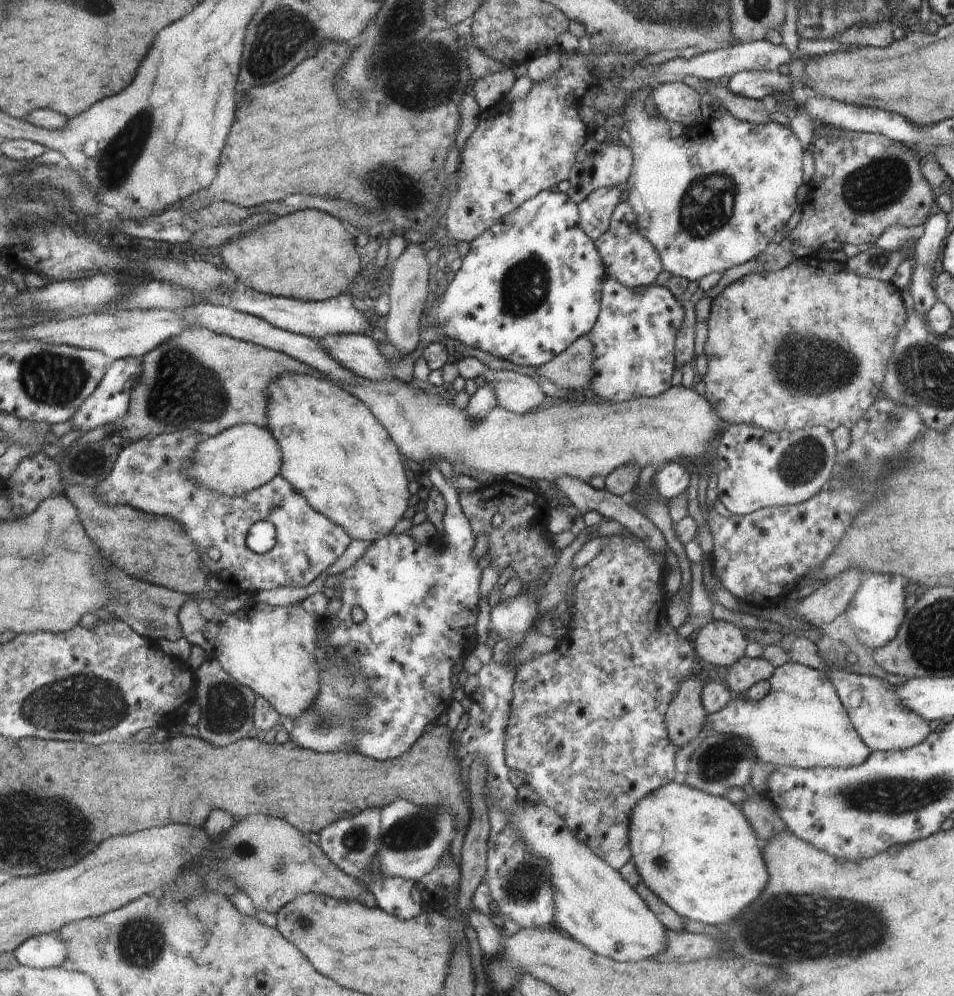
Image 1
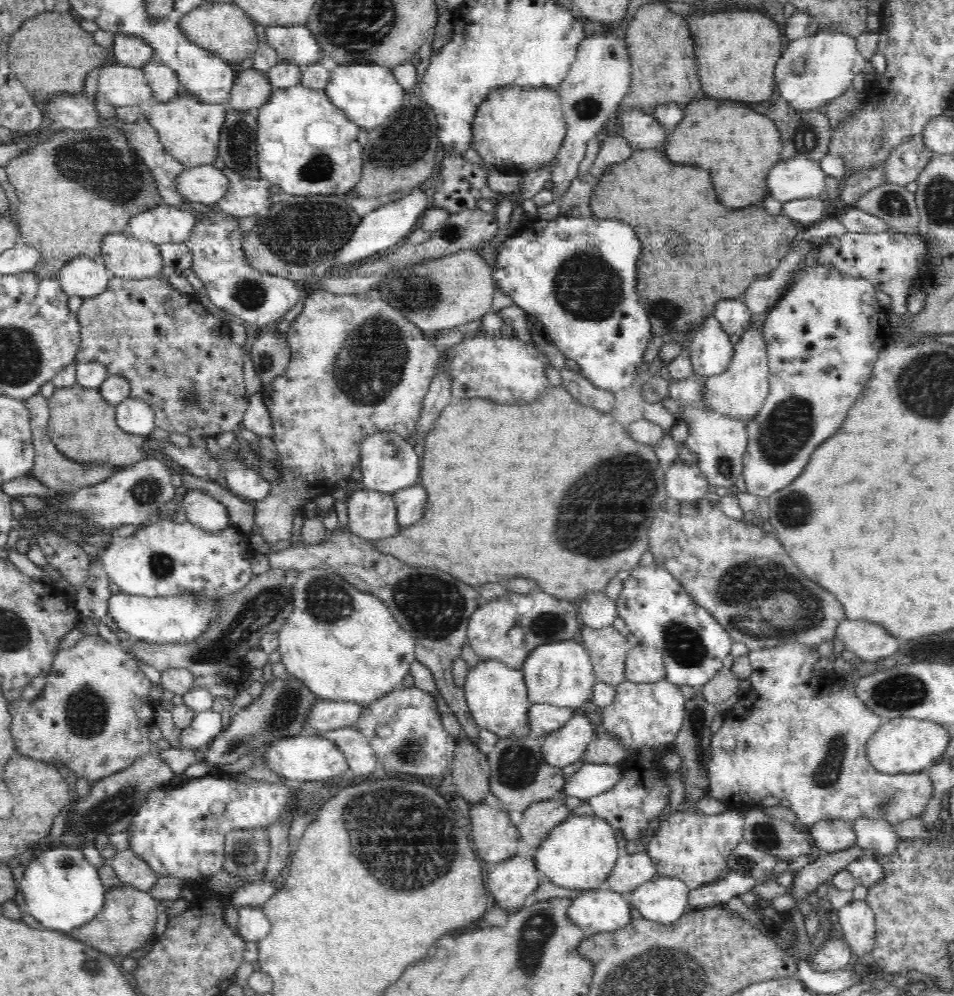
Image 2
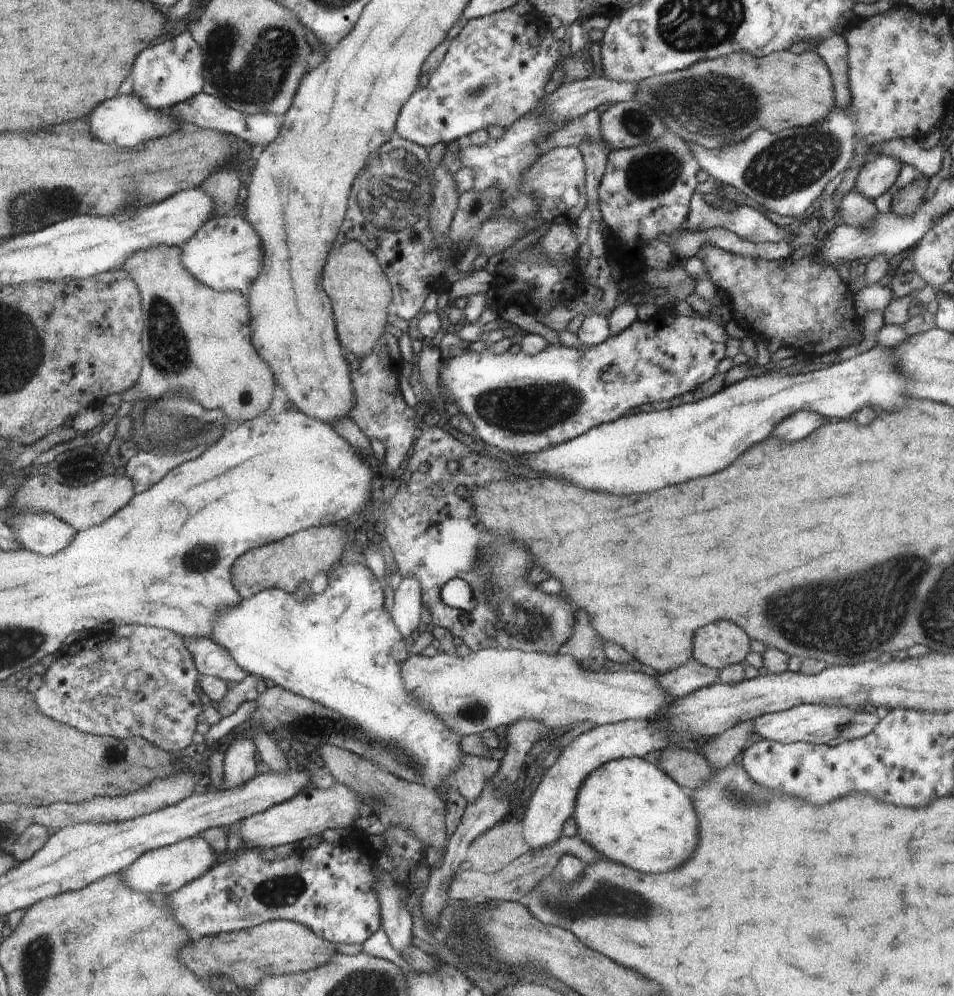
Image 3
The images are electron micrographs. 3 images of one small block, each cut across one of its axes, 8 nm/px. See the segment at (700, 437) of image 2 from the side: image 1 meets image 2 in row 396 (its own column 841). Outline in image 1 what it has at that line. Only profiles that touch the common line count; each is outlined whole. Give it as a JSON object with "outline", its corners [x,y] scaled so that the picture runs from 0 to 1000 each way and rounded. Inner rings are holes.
{"outline":[[[866,671],[865,675],[876,689],[877,696],[891,718],[893,729],[913,754],[950,753],[963,748],[977,737],[975,726],[947,708],[937,689],[913,678],[900,678],[870,671]]]}

